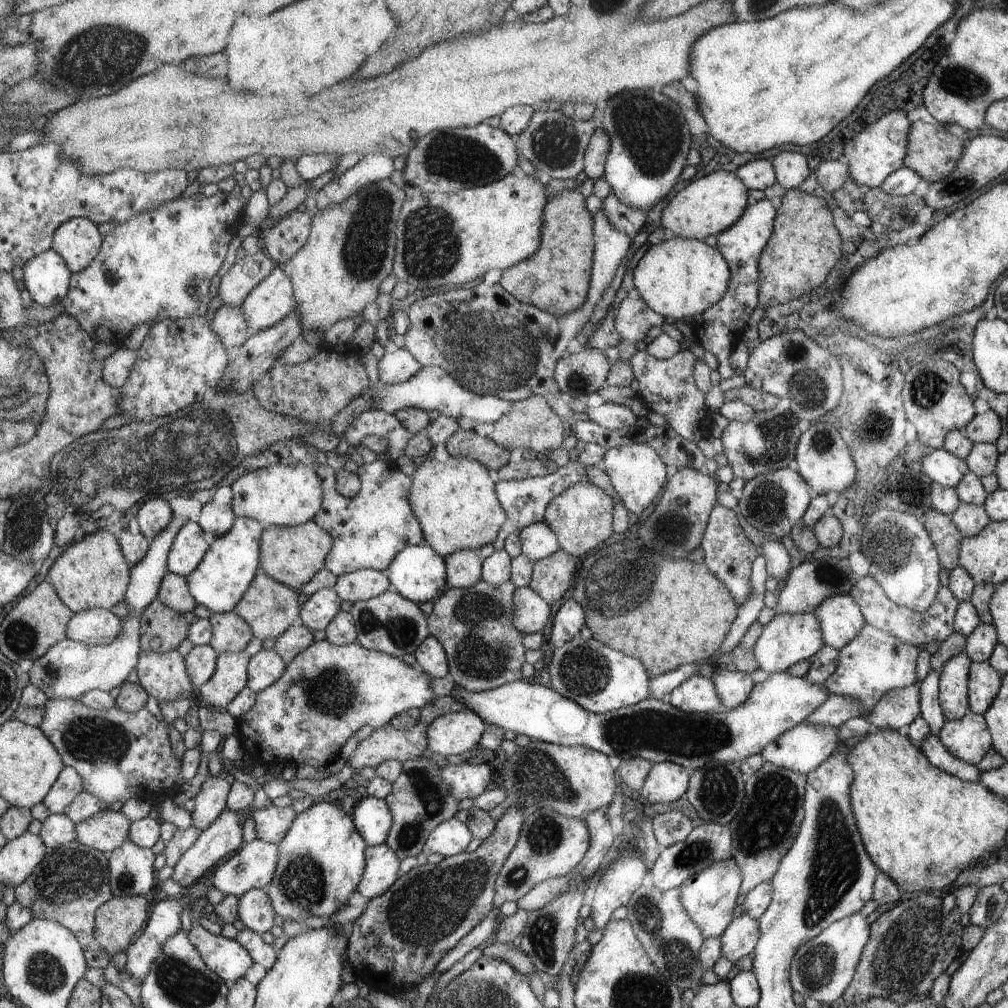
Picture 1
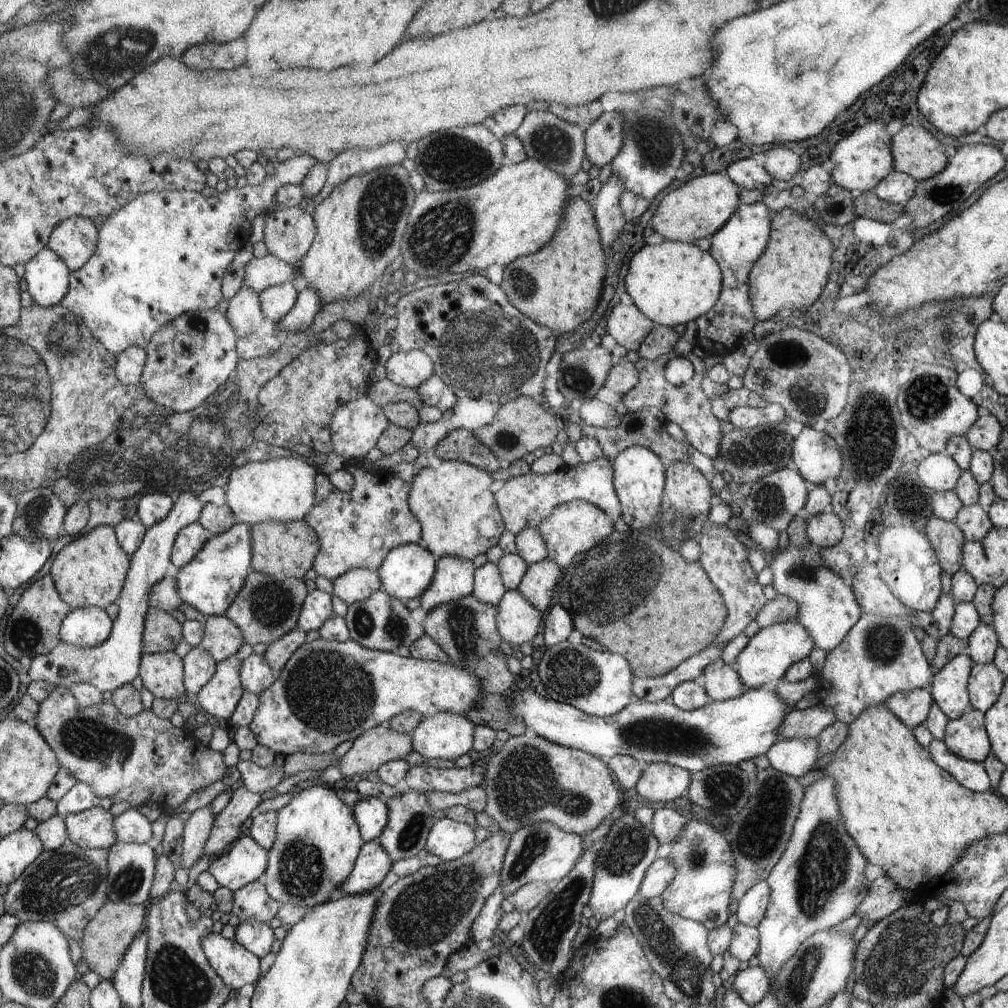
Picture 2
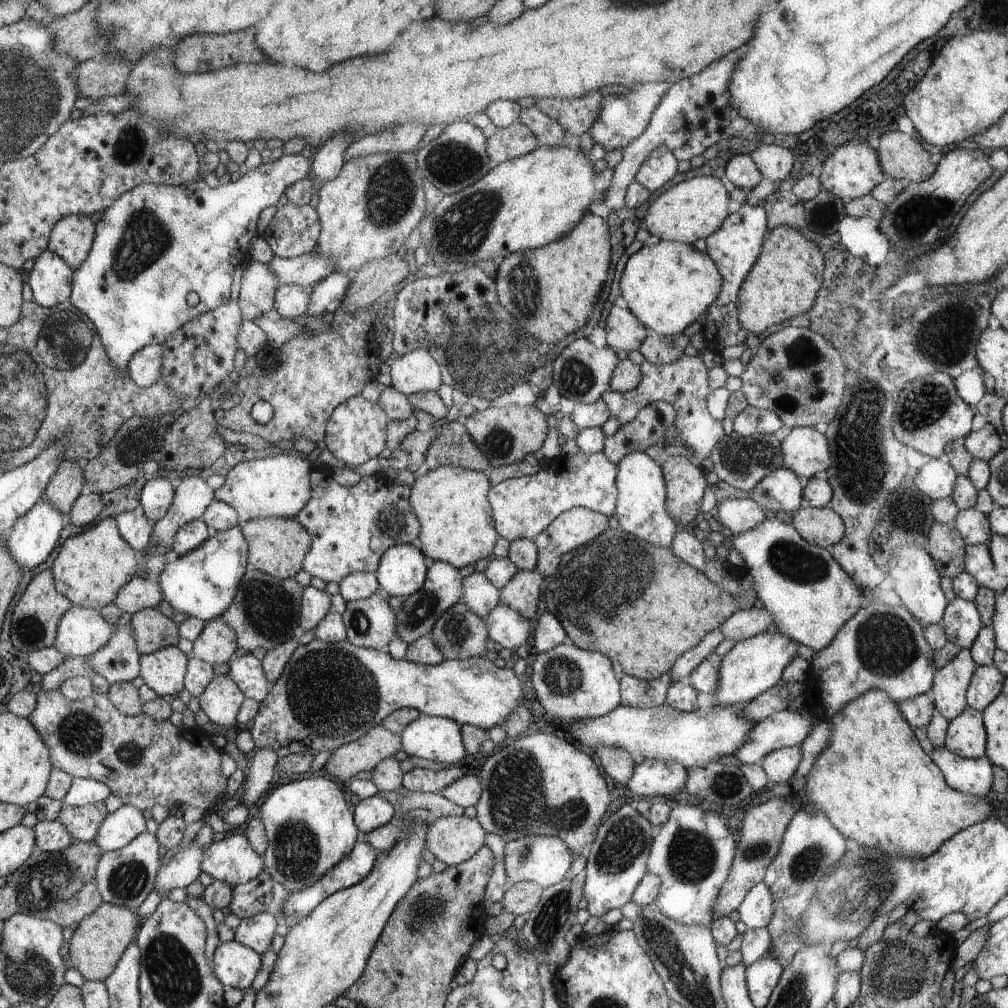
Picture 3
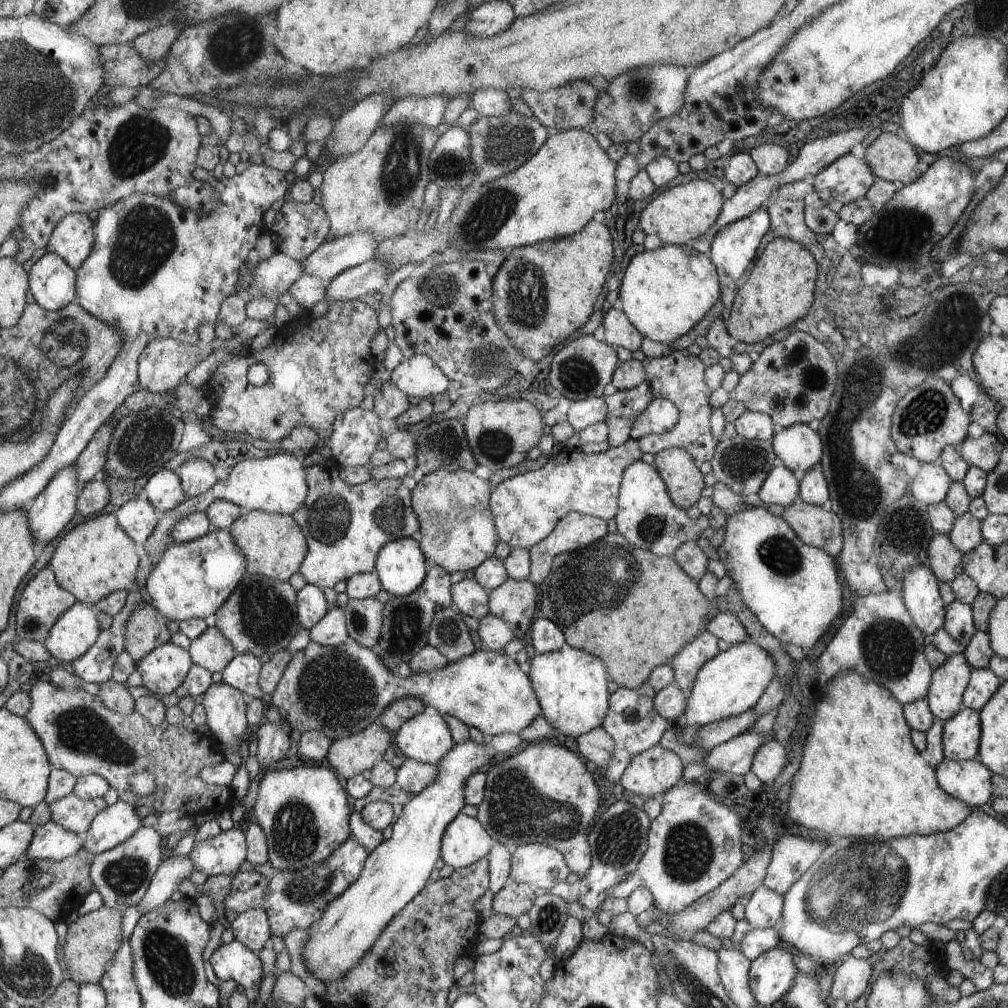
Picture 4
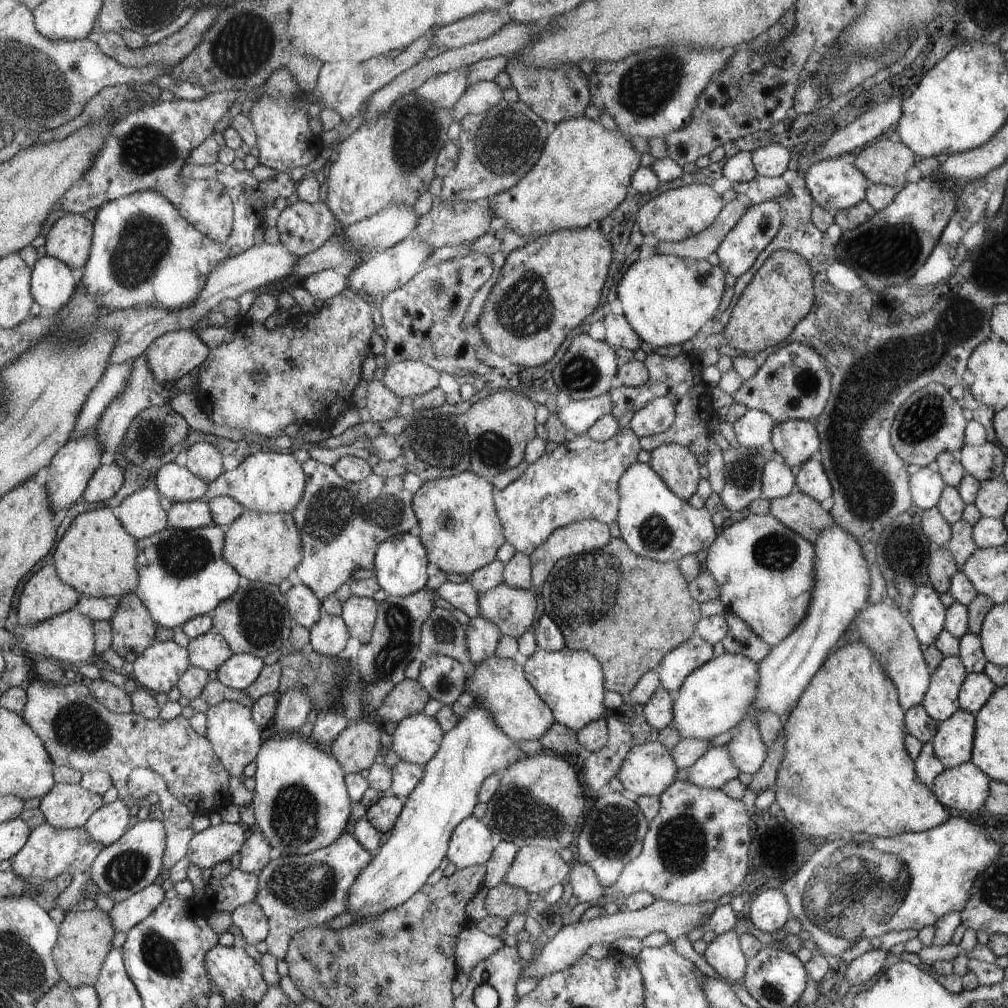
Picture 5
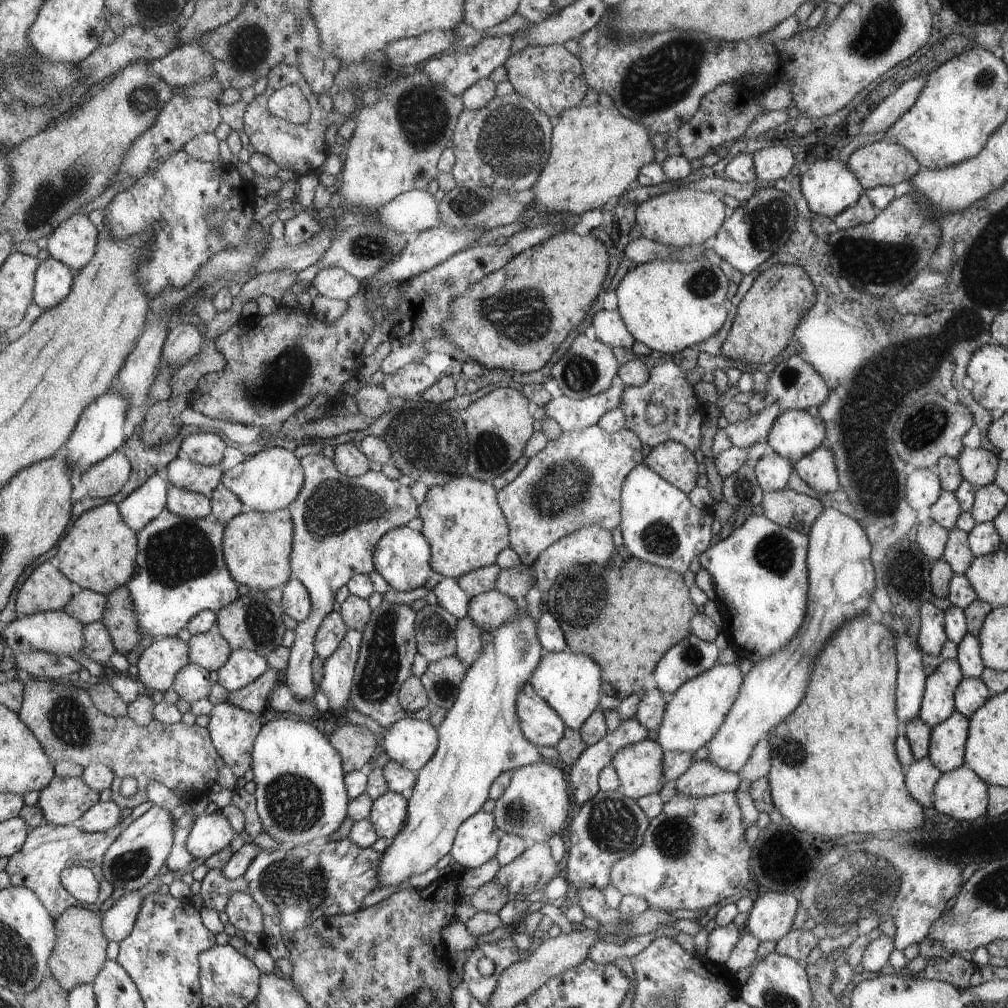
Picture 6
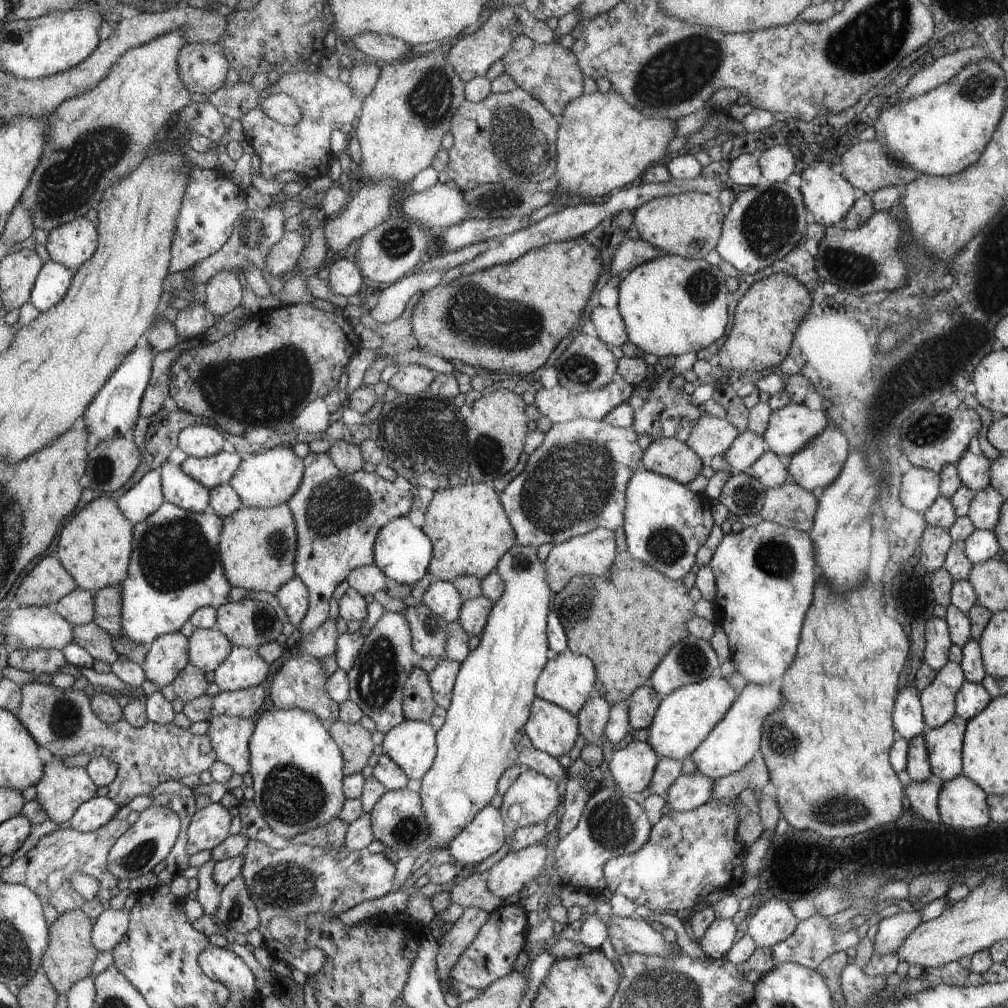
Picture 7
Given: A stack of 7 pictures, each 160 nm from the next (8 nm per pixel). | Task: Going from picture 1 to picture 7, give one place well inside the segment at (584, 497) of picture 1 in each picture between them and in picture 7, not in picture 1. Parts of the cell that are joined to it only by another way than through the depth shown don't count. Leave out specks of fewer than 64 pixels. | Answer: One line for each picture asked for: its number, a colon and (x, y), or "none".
2: (576, 526)
3: (576, 527)
4: (574, 531)
5: (586, 536)
6: (592, 544)
7: (593, 553)

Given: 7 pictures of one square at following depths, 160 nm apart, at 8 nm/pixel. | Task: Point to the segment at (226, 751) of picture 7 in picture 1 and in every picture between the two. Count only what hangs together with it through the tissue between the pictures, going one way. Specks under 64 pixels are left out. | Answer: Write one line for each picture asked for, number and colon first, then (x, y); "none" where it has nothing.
1: (231, 671)
2: (219, 697)
3: (221, 700)
4: (224, 705)
5: (232, 731)
6: (234, 731)

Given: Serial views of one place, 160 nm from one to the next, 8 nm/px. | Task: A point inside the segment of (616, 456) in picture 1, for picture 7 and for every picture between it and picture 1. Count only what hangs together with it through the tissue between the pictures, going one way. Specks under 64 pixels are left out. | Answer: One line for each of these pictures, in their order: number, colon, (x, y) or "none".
2: (638, 473)
3: (640, 510)
4: (647, 516)
5: (653, 521)
6: (660, 525)
7: (664, 523)

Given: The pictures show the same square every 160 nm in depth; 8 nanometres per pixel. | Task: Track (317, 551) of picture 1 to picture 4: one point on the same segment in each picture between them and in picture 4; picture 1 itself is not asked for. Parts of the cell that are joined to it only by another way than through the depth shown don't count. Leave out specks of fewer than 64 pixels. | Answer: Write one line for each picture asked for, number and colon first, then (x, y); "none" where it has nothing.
2: (285, 550)
3: (277, 546)
4: (275, 545)

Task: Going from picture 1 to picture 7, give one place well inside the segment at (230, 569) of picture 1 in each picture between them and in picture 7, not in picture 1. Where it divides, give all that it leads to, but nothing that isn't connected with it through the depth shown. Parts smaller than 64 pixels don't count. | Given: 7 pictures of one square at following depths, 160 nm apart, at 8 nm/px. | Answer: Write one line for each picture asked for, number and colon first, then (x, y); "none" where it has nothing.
2: (211, 582)
3: (203, 584)
4: (193, 580)
5: (184, 574)
6: (181, 571)
7: (176, 569)

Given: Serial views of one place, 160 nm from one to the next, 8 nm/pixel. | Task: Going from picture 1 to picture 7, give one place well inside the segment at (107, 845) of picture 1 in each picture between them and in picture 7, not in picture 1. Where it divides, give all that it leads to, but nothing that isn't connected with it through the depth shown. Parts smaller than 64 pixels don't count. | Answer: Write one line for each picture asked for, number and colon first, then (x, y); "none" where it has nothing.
2: (94, 828)
3: (84, 823)
4: (75, 814)
5: (67, 806)
6: (66, 799)
7: (62, 791)

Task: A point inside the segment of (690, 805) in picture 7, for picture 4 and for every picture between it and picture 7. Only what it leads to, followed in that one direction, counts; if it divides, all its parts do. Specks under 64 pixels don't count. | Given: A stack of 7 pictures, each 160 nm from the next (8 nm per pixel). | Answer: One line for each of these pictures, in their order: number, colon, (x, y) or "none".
4: (735, 756)
5: (715, 768)
6: (702, 778)

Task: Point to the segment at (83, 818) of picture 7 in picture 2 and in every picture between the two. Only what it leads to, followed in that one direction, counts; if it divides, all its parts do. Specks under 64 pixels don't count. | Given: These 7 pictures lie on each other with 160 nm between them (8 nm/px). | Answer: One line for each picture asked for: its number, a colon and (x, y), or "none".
2: (132, 827)
3: (121, 827)
4: (117, 823)
5: (111, 821)
6: (105, 815)

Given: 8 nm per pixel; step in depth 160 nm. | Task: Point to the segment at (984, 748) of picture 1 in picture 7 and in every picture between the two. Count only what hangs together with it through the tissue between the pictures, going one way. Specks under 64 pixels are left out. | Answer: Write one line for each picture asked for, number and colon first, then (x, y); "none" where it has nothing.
2: (966, 736)
3: (966, 737)
4: (961, 734)
5: (952, 744)
6: (947, 746)
7: (944, 744)

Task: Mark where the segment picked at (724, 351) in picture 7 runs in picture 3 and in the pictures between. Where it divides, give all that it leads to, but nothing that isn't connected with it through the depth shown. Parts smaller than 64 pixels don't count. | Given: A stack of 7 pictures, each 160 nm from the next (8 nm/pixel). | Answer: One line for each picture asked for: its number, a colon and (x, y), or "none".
3: (787, 275)
4: (778, 290)
5: (781, 294)
6: (767, 316)

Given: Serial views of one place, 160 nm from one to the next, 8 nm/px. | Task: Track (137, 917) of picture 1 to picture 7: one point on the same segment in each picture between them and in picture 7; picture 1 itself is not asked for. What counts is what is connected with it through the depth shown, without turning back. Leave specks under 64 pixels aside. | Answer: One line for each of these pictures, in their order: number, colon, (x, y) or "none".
2: (108, 936)
3: (96, 947)
4: (93, 939)
5: (86, 937)
6: (80, 954)
7: (71, 953)

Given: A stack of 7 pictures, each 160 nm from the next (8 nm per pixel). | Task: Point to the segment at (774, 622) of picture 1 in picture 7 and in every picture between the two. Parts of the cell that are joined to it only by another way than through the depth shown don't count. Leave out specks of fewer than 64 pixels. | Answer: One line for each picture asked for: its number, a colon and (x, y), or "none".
2: (770, 653)
3: (751, 667)
4: (734, 681)
5: (713, 699)
6: (692, 718)
7: (684, 719)

